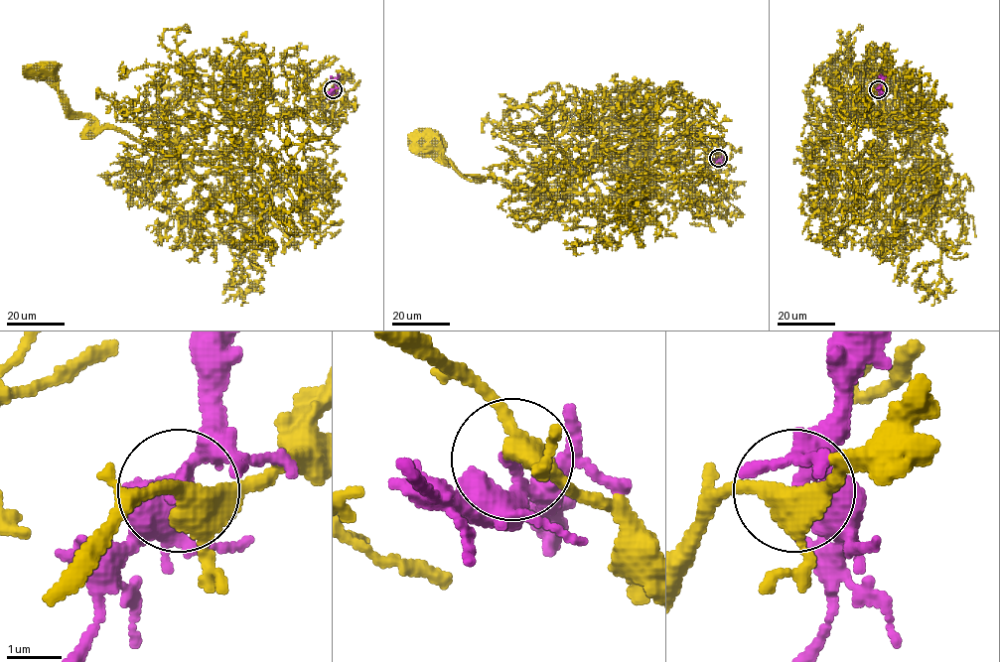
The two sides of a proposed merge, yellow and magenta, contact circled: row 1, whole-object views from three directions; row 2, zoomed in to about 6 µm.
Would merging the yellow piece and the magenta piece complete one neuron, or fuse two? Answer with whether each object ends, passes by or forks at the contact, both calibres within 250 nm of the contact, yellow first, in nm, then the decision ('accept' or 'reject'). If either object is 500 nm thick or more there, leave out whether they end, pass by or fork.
yellow forks; magenta passes by; calibres 360 and 240 nm; reject

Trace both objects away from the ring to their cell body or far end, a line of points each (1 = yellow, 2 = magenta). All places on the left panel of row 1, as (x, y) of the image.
1: (334, 89), (307, 96), (308, 111), (257, 111), (221, 150), (155, 151), (72, 111), (48, 70)
2: (334, 89), (339, 74)

